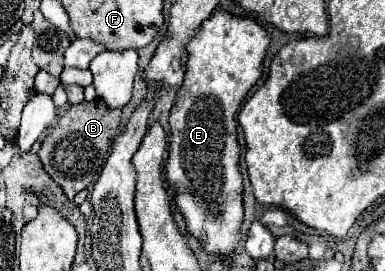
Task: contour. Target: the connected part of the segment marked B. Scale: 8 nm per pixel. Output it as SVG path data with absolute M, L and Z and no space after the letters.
M102 99L94 101L82 101L78 105L72 105L56 123L56 127L46 135L38 157L46 169L46 173L62 187L64 195L68 199L74 199L74 195L82 189L86 189L90 183L94 183L102 171L102 165L106 163L106 157L110 155L112 141L120 133L120 111L110 109Z

